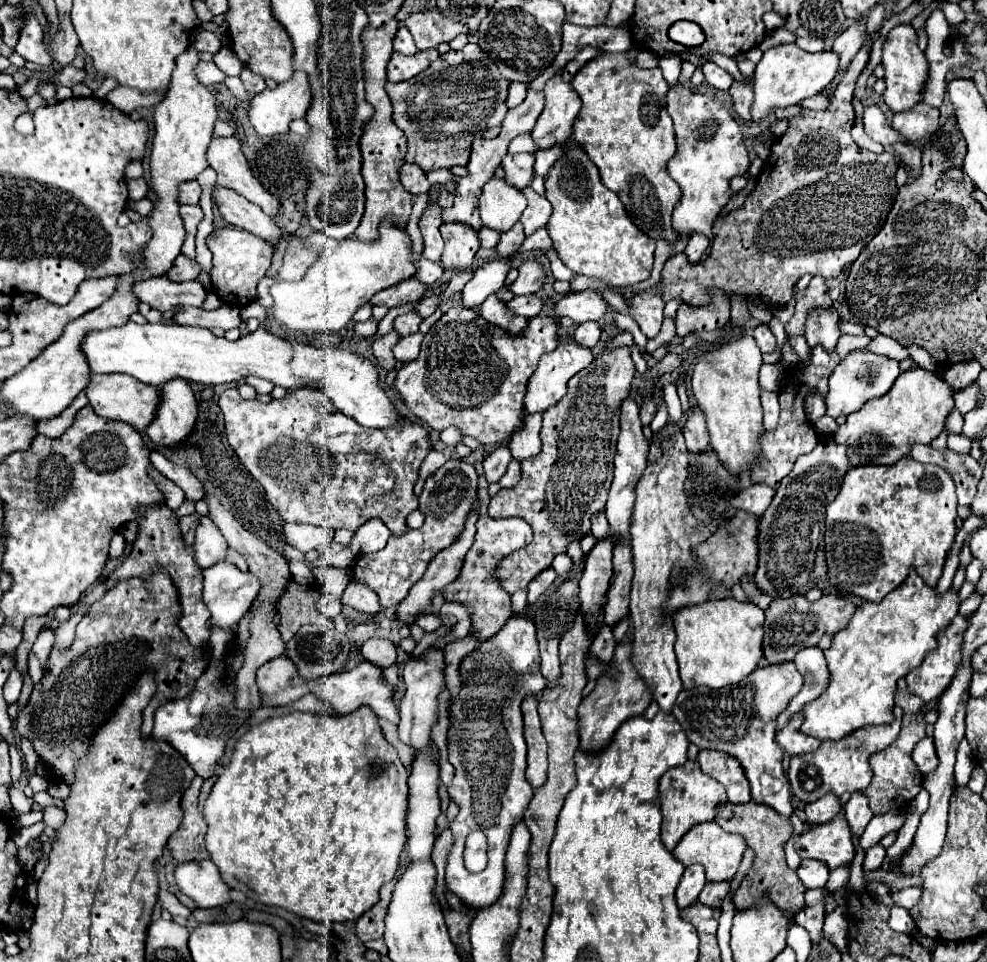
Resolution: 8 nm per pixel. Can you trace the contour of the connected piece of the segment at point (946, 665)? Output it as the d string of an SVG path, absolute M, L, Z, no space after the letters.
M957 615L951 625L937 637L937 649L931 651L923 663L905 677L911 693L923 701L939 699L943 695L943 689L951 685L957 667L961 667L961 645L965 629L967 617Z

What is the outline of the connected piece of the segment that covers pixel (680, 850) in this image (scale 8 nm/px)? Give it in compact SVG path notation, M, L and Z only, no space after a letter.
M705 821L705 823L697 823L695 827L691 827L687 831L687 835L675 847L673 855L685 867L689 867L693 863L701 863L705 867L707 881L731 881L735 877L737 869L739 869L739 863L741 863L745 847L747 845L745 845L745 839L741 835L723 831L715 821Z

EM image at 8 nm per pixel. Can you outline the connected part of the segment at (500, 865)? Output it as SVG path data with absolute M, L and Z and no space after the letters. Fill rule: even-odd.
M511 617L495 637L487 639L463 659L461 677L463 687L455 699L447 733L449 761L455 767L449 797L459 805L459 815L451 821L455 845L447 863L447 887L465 905L483 909L497 903L503 895L507 873L505 851L511 827L523 817L533 797L533 789L525 779L527 745L523 739L521 701L525 695L537 695L547 685L539 673L539 649L533 621L529 617ZM473 831L483 831L489 843L489 863L481 873L471 873L463 865L465 839Z

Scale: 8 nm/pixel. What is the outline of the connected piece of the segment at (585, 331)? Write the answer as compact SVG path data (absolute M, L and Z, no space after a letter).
M589 321L583 323L583 325L579 325L575 329L575 333L573 333L573 339L579 345L583 345L583 347L593 347L599 341L599 337L601 337L601 329L595 321Z

